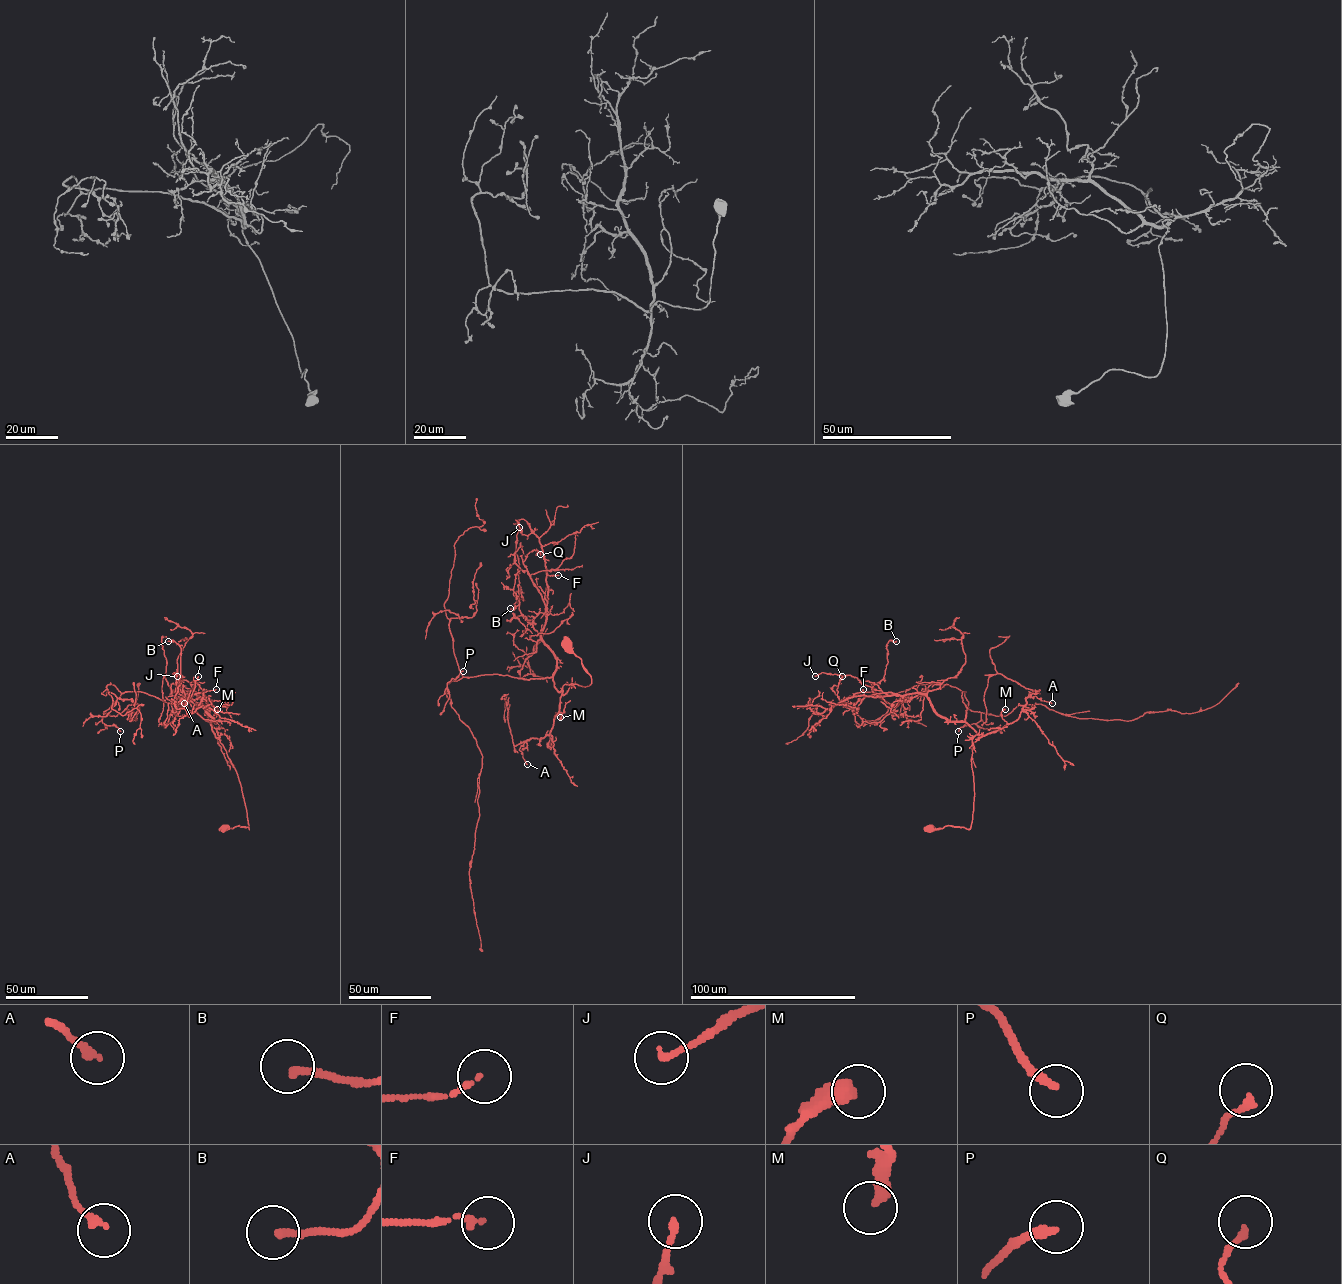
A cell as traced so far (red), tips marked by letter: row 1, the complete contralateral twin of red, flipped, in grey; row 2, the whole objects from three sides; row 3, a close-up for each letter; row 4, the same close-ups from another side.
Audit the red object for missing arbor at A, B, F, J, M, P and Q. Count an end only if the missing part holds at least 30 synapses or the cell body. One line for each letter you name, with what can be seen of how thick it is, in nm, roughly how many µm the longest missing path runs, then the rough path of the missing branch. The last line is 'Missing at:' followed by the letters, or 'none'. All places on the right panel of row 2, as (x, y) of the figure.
Missing at: none

